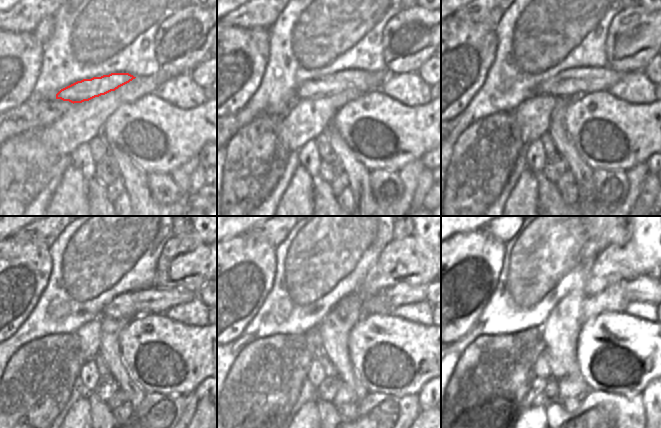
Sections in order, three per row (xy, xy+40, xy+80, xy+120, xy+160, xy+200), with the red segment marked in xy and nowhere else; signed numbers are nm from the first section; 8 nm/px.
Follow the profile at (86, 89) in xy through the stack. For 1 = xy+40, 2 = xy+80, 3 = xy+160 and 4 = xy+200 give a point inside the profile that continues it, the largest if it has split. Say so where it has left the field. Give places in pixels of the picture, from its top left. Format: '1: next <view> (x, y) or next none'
1: next xy+40 (364, 81)
2: next xy+80 (572, 82)
3: next xy+160 (397, 298)
4: next xy+200 (633, 297)

